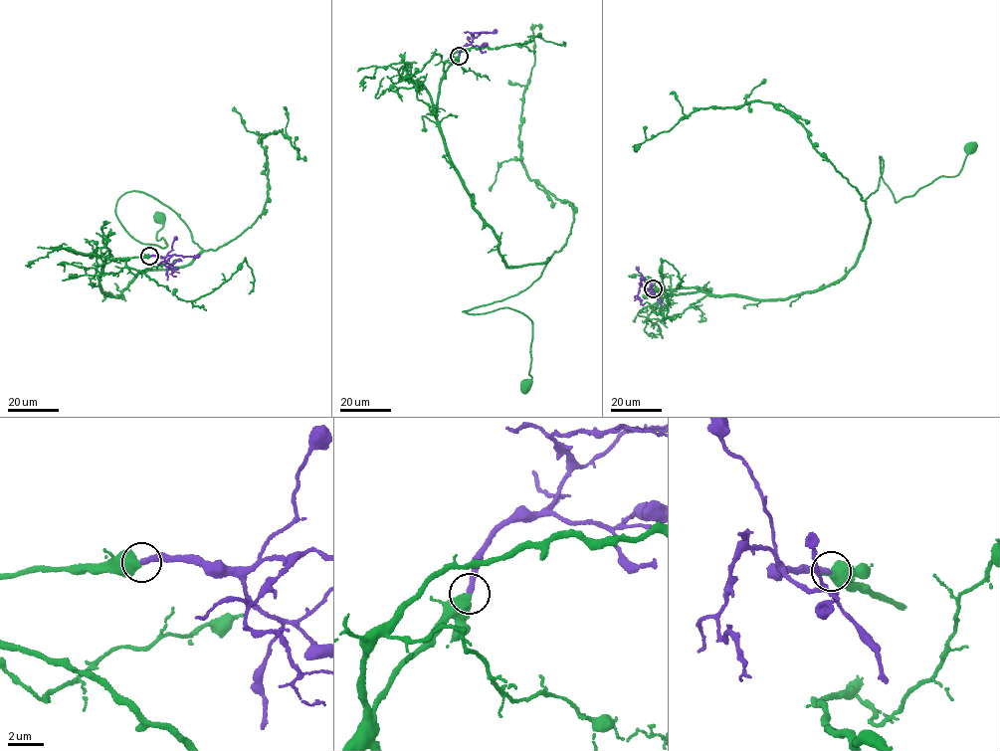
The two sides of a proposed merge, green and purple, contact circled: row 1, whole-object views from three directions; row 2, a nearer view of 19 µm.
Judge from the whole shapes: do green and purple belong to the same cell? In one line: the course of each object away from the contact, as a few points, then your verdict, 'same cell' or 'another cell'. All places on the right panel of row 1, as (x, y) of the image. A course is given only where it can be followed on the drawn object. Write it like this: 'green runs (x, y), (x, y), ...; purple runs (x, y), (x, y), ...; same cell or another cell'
green runs (654, 289), (779, 299), (834, 283), (866, 240), (879, 157), (897, 202), (955, 176), (969, 148); purple runs (653, 289), (641, 285), (639, 288), (638, 297), (644, 304); same cell

